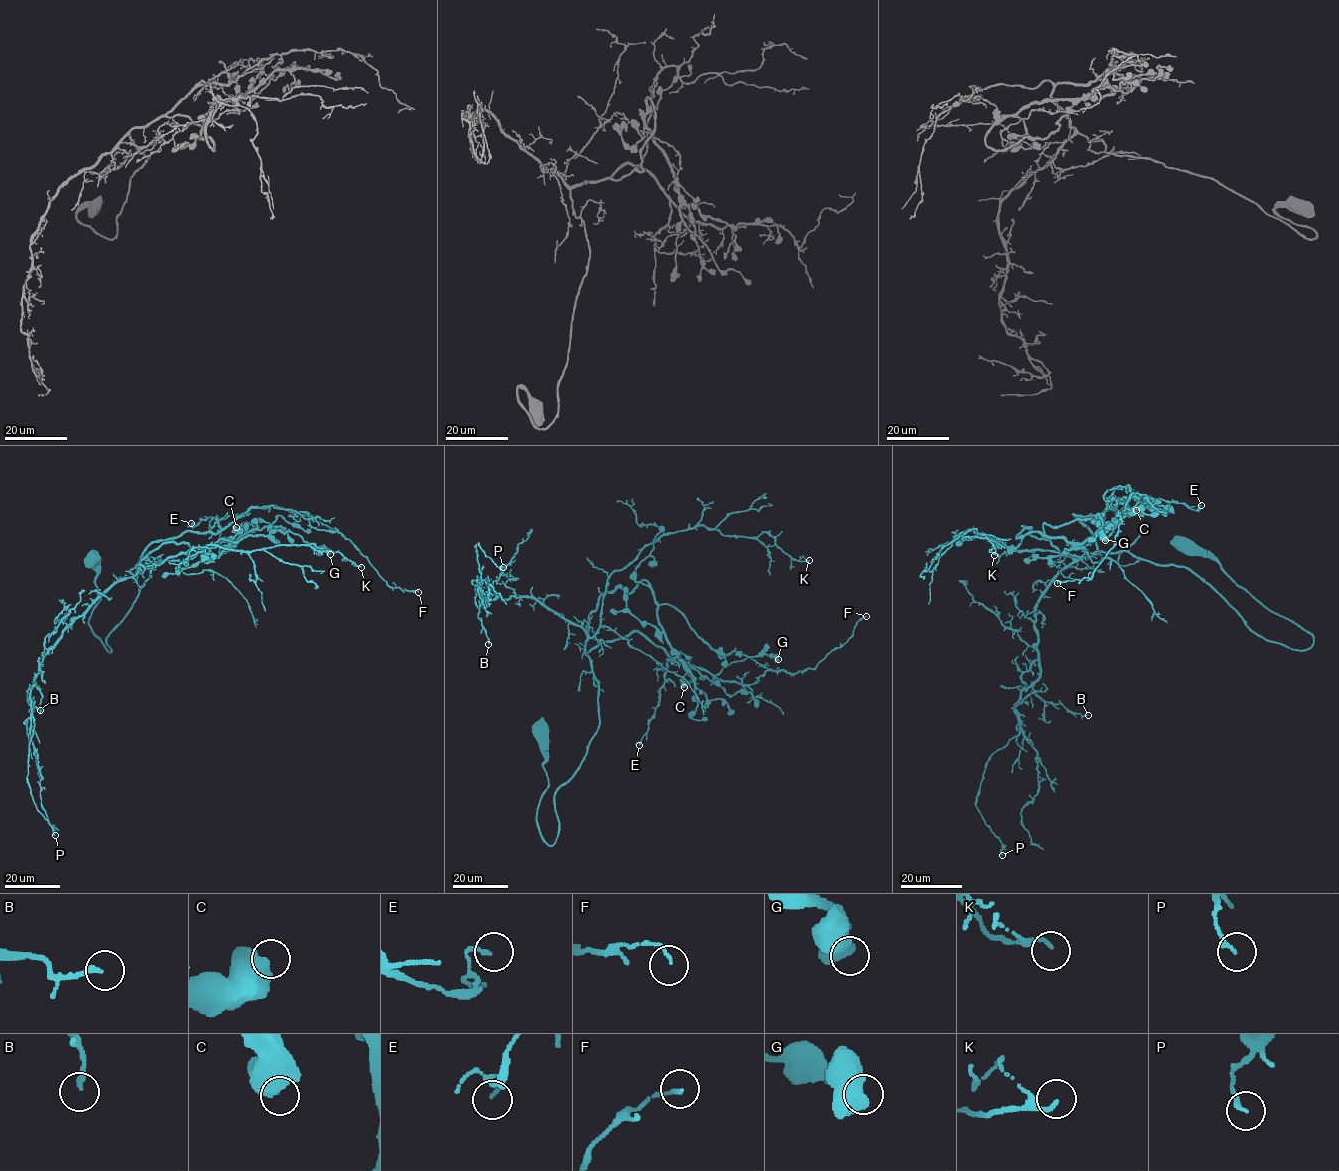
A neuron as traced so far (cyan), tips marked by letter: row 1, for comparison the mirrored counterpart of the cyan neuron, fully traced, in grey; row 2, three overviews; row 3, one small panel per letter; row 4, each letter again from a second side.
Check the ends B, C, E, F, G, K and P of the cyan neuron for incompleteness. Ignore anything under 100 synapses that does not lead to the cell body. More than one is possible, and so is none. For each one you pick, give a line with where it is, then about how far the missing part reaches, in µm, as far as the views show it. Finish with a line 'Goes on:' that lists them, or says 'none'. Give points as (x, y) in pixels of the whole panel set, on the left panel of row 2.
Goes on: none

